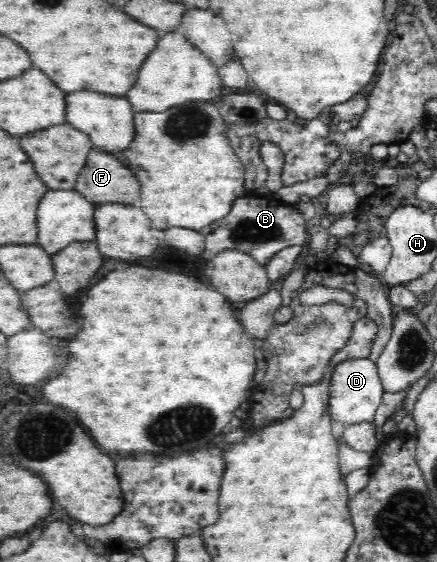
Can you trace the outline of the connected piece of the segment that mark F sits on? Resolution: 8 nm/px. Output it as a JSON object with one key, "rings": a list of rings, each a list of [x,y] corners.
{"rings":[[[90,149],[76,176],[74,190],[94,205],[110,202],[136,206],[140,185],[132,171],[116,159],[106,152]]]}

